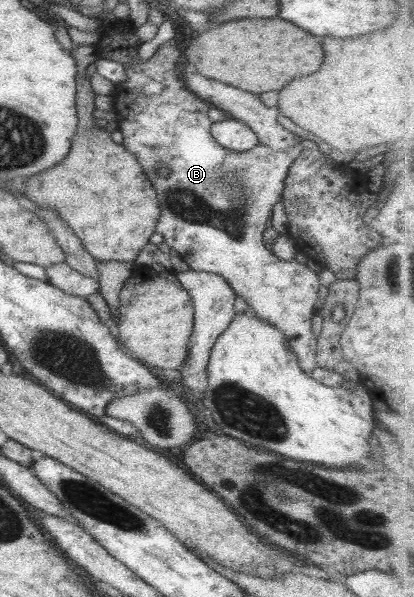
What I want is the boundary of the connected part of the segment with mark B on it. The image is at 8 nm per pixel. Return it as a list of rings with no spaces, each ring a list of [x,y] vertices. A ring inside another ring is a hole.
[[[125,23],[123,26],[115,24],[111,28],[110,42],[106,46],[96,47],[96,56],[119,62],[123,66],[125,80],[113,88],[111,108],[117,119],[113,127],[121,132],[123,148],[135,156],[157,196],[159,218],[155,222],[154,234],[161,235],[162,242],[175,250],[189,269],[222,276],[234,294],[245,300],[248,310],[284,334],[289,348],[298,358],[299,368],[311,377],[312,370],[317,366],[316,336],[311,333],[313,313],[318,306],[317,274],[297,261],[279,260],[271,251],[267,251],[262,242],[263,232],[269,227],[271,209],[281,197],[285,176],[293,161],[287,156],[287,152],[273,150],[262,144],[243,152],[219,146],[210,133],[212,122],[207,117],[207,110],[211,105],[187,90],[180,75],[184,58],[175,45],[175,39],[161,43],[155,53],[145,61],[137,60],[140,43],[135,29],[125,26]],[[160,164],[167,166],[169,170],[164,179],[157,174]]]

